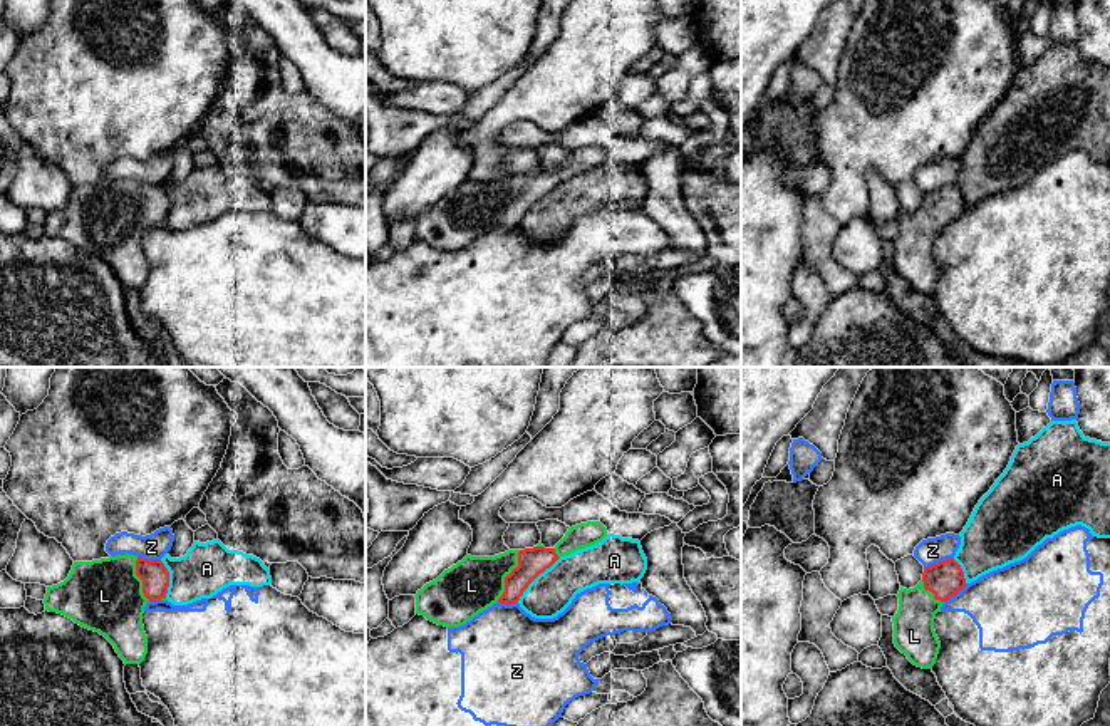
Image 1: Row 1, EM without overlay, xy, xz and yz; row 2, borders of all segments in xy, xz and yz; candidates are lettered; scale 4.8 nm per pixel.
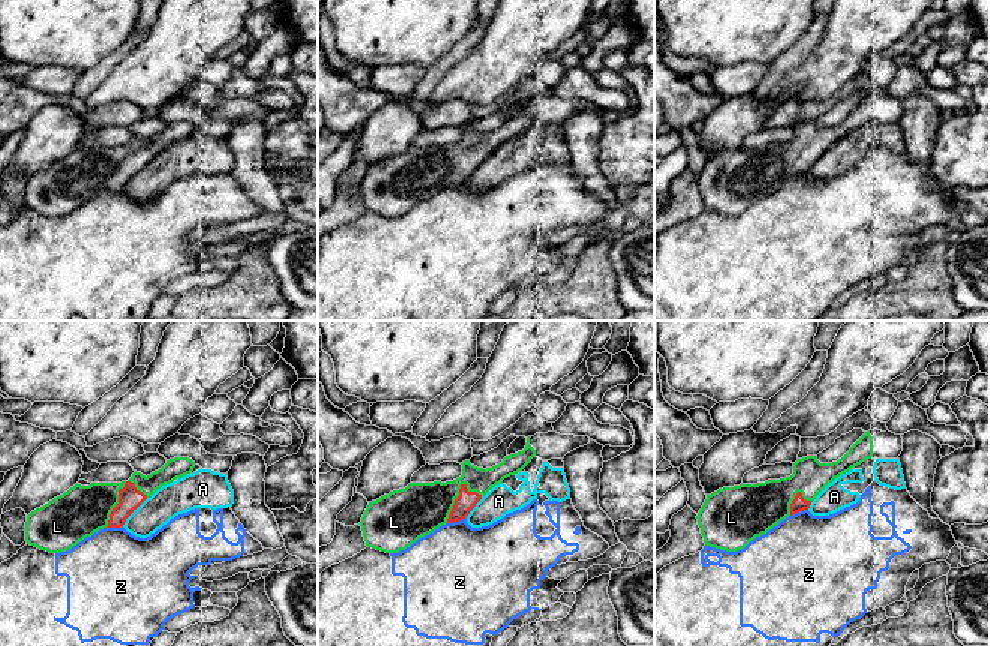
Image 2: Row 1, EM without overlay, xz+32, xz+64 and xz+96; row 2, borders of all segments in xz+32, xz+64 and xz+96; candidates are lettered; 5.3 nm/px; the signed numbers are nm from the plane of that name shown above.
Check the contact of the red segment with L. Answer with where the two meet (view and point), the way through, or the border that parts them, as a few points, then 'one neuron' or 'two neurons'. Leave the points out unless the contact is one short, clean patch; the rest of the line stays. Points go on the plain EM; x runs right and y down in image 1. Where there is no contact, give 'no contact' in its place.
xz (507, 200) | one neuron

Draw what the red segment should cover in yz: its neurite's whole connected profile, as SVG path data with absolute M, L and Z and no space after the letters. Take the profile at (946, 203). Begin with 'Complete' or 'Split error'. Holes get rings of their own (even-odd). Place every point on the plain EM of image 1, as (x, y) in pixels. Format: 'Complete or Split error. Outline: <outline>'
Split error. Outline: M954 183L924 191L922 205L914 213L899 215L899 235L892 241L894 268L922 293L932 293L941 267L934 255L942 228L966 211L961 189Z

